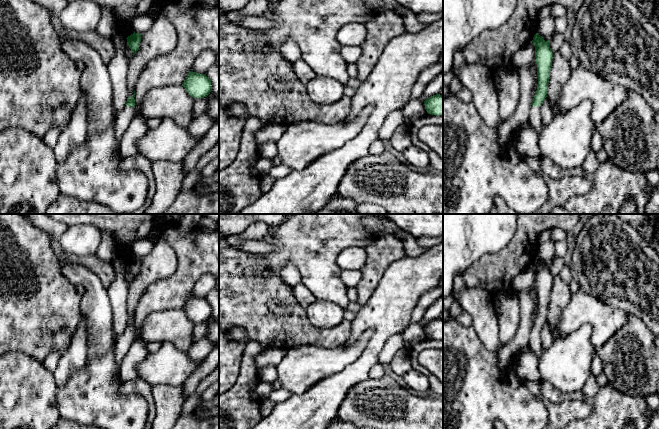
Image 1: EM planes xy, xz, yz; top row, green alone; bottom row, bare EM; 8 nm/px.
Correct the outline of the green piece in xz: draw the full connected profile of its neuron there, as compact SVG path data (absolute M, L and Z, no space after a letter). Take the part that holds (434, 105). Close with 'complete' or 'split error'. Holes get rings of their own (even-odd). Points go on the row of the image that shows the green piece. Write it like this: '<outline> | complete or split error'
M436 94L424 101L425 109L428 114L443 115L443 95Z | complete

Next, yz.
M535 34L532 40L535 46L535 57L537 64L538 84L536 94L533 98L532 106L528 116L528 123L535 132L540 135L544 125L542 123L540 106L547 97L550 70L552 67L553 53L550 48L550 40L545 41L544 37Z | split error

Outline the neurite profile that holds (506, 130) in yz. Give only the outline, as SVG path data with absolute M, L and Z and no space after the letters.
M530 64L523 66L517 71L520 80L520 99L512 116L501 121L498 127L498 141L500 144L507 143L515 134L518 127L528 121L530 108L533 102L532 90L534 87L534 72Z

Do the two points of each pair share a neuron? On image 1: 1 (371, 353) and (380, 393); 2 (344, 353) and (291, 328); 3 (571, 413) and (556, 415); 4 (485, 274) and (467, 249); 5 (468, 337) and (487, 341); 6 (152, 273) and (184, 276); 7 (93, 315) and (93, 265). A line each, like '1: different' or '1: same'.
1: different
2: different
3: same
4: different
5: different
6: different
7: different

